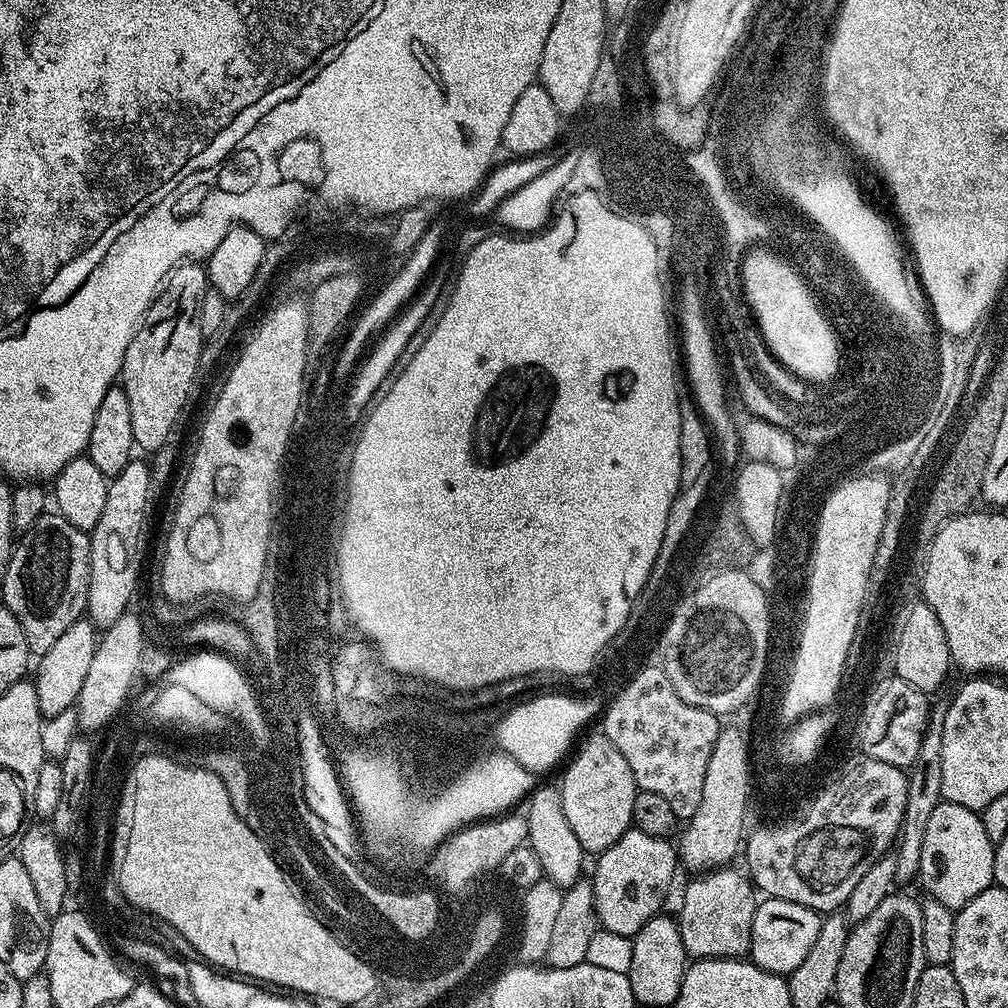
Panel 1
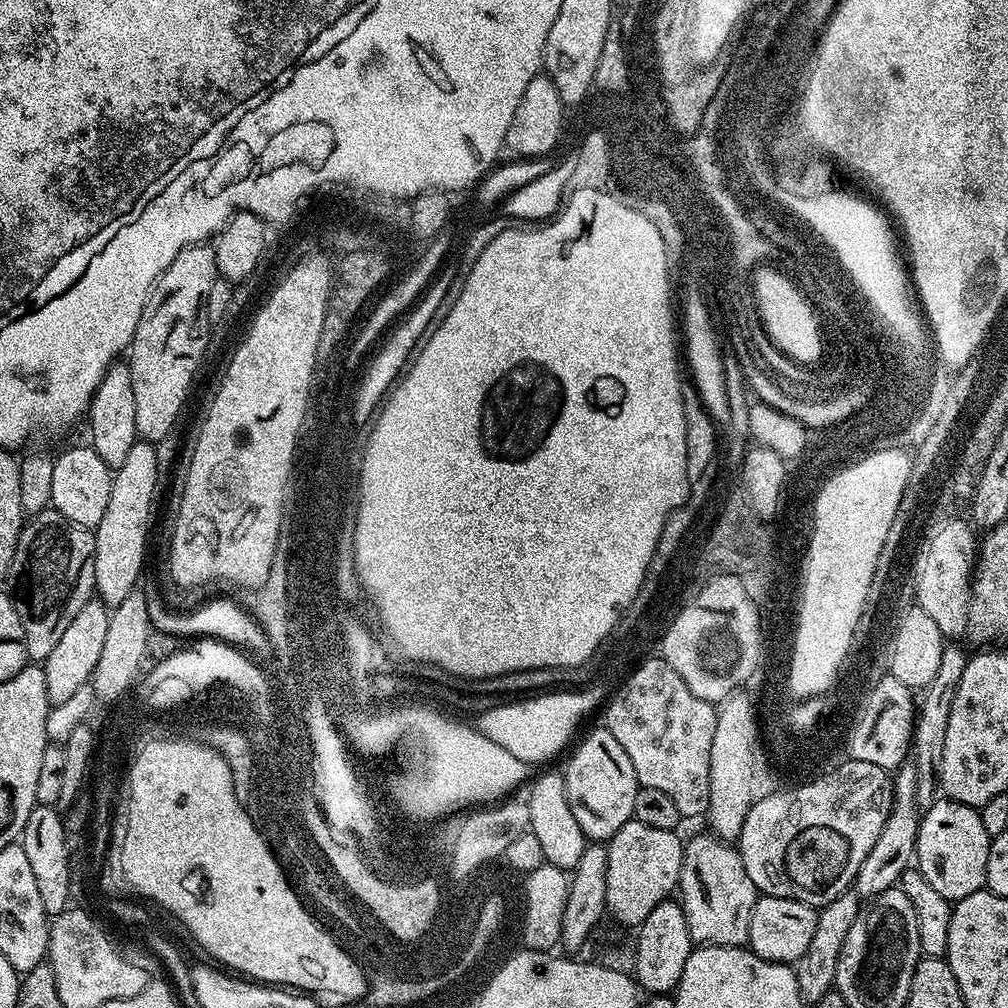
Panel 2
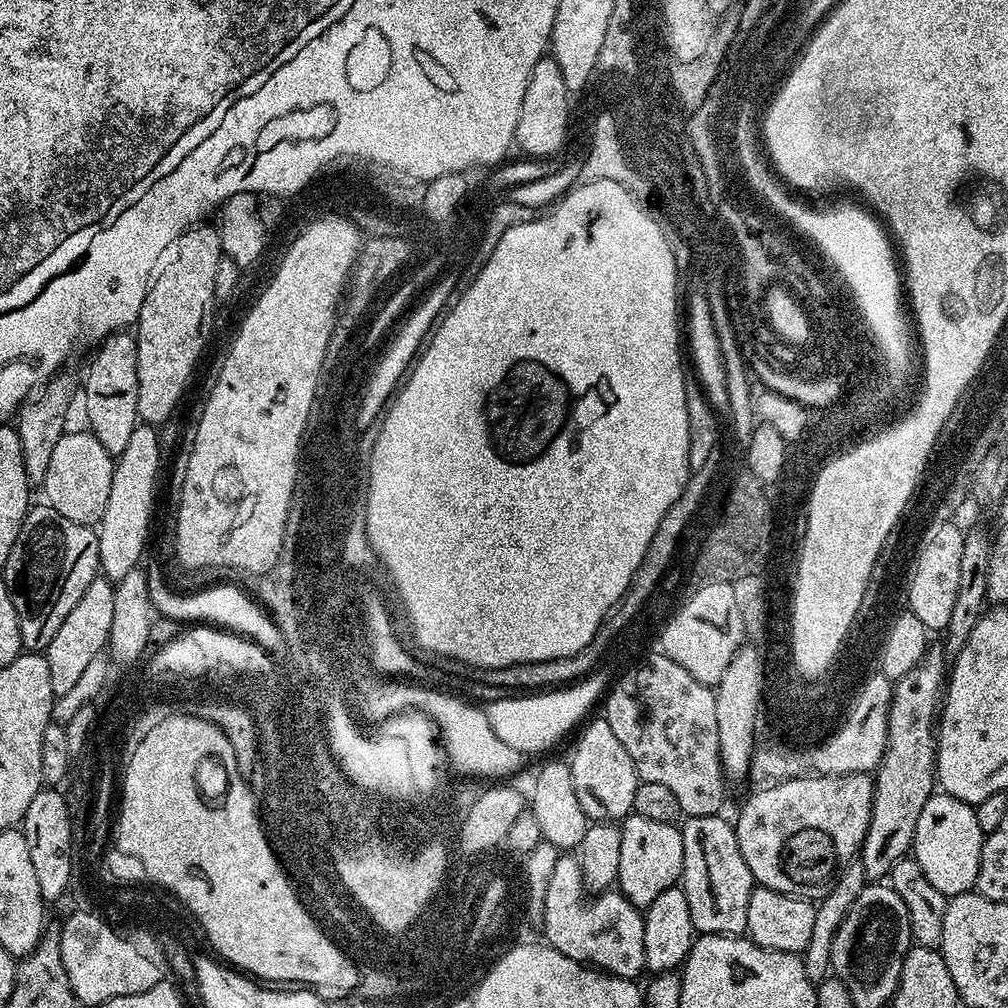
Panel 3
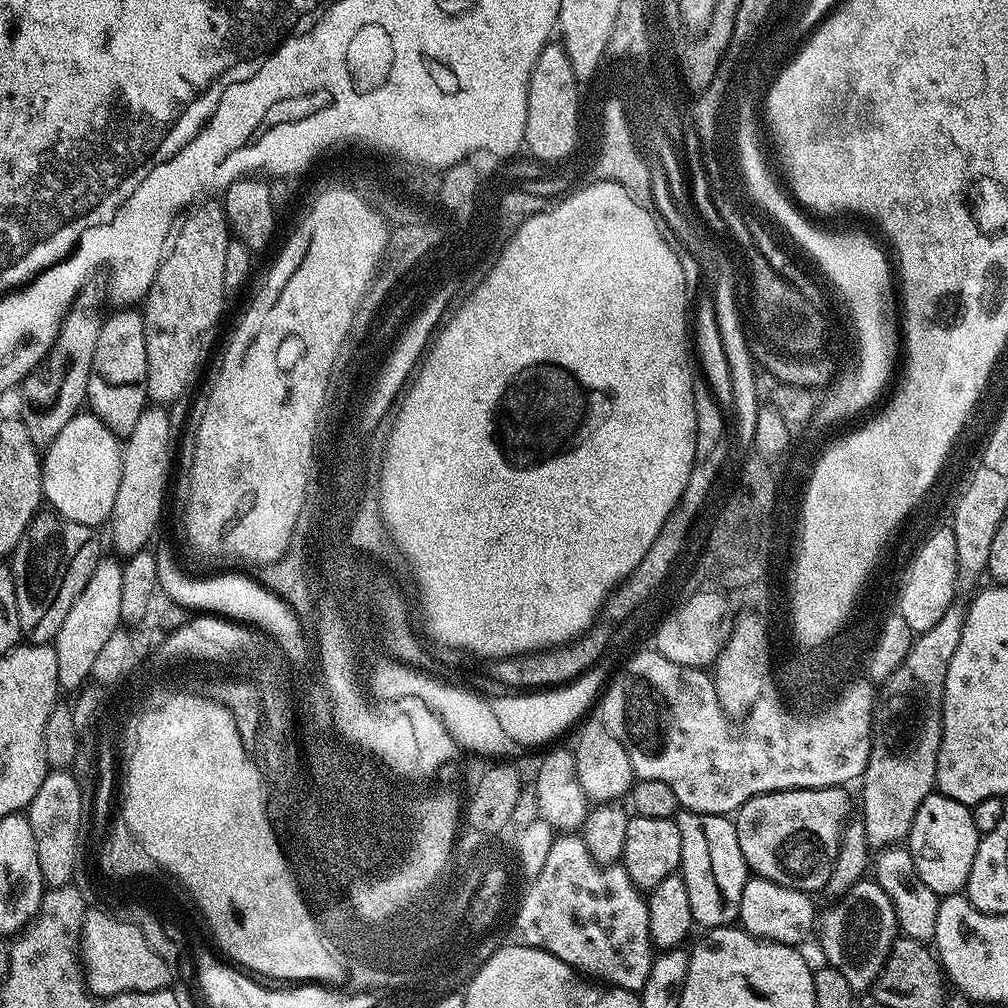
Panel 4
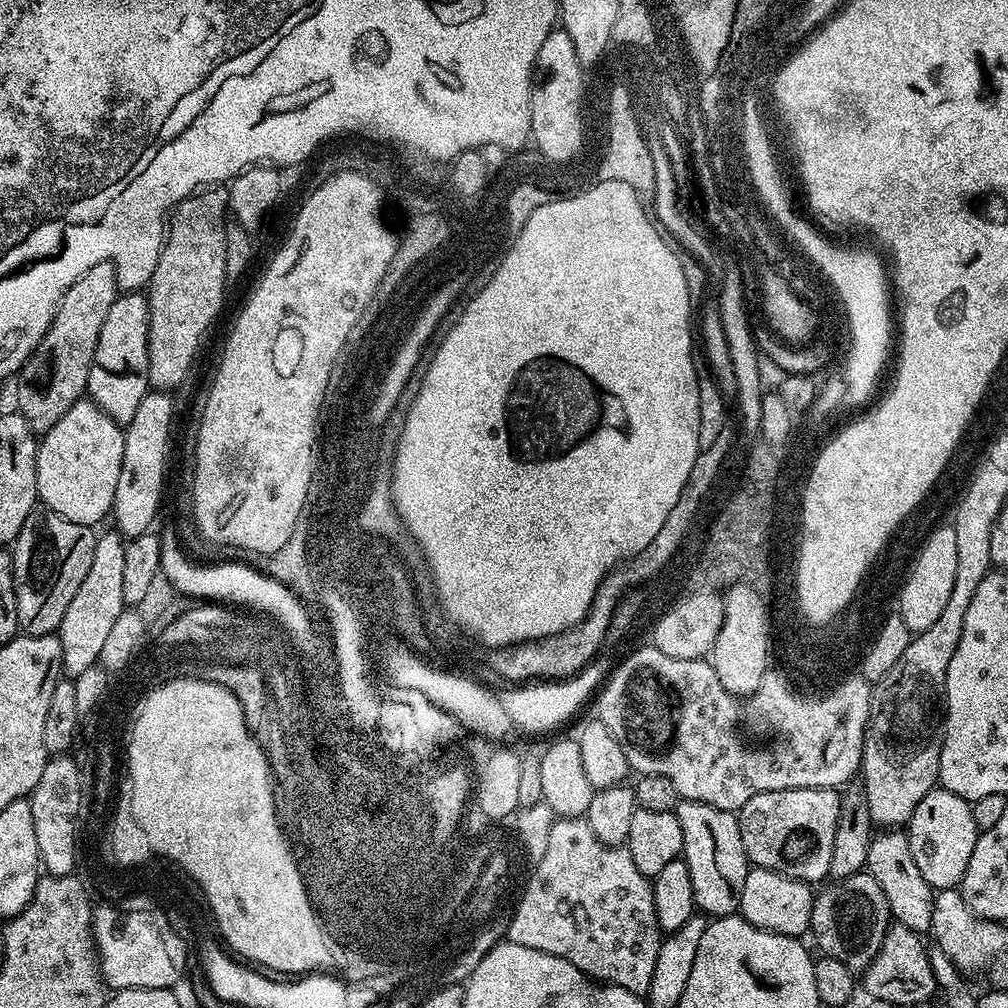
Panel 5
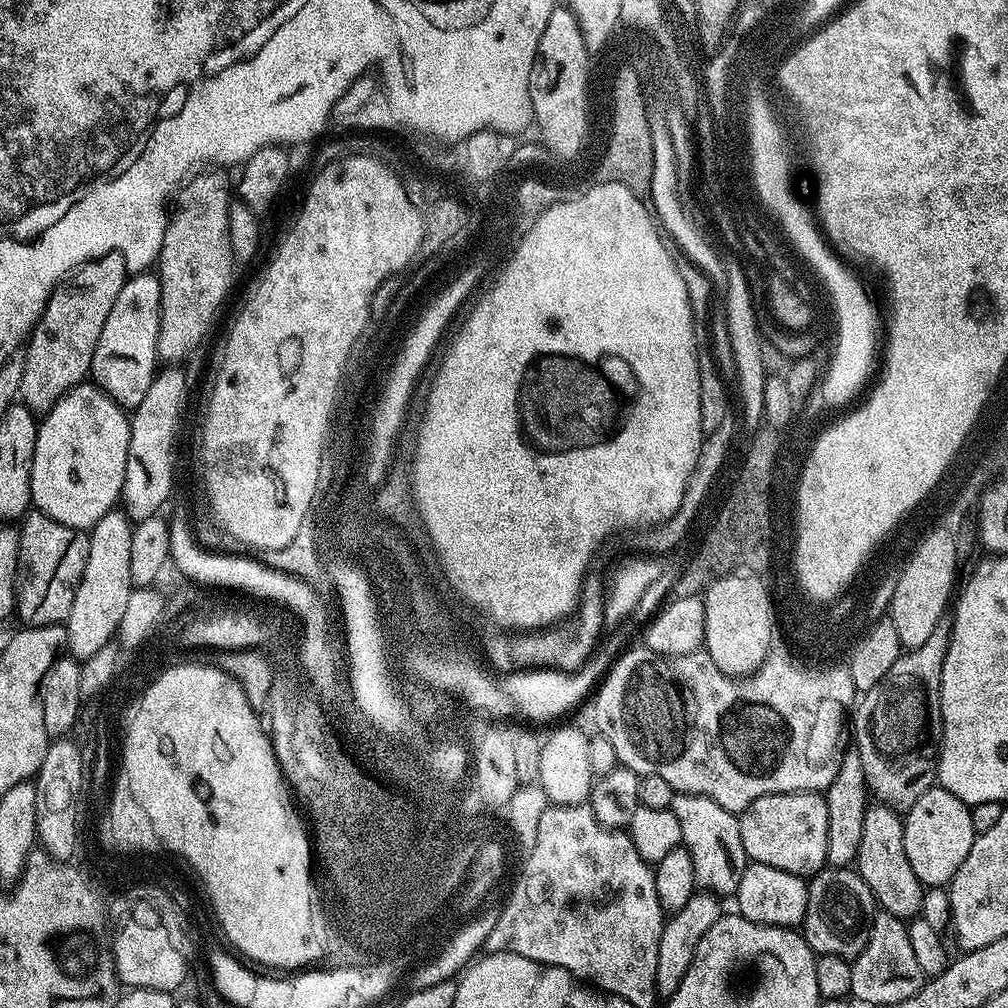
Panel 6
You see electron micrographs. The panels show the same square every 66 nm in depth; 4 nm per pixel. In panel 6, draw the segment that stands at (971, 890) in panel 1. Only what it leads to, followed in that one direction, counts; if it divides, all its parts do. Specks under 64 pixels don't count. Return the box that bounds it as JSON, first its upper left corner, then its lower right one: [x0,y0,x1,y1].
[903,786,978,886]

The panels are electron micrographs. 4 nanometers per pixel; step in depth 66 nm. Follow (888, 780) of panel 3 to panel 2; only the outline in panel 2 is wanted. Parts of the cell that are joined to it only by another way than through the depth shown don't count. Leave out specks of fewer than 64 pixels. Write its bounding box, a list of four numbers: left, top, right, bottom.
[854,762,921,898]

